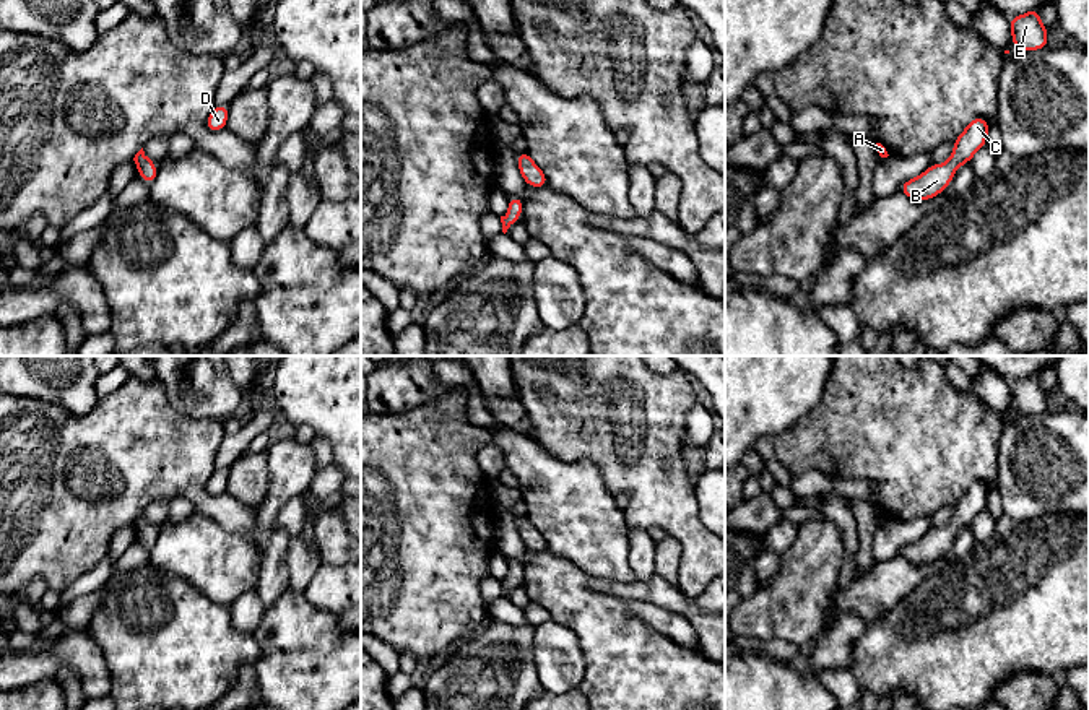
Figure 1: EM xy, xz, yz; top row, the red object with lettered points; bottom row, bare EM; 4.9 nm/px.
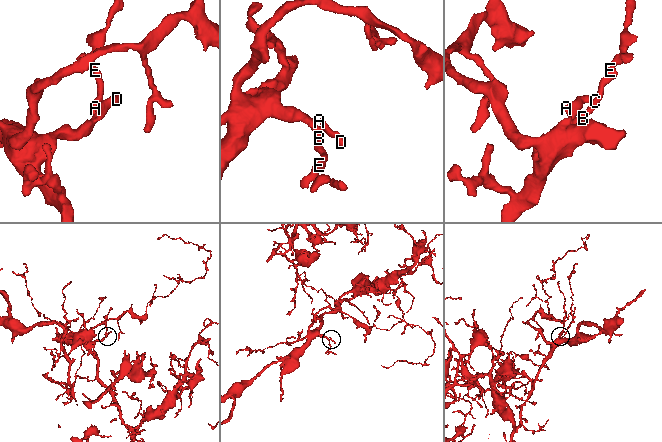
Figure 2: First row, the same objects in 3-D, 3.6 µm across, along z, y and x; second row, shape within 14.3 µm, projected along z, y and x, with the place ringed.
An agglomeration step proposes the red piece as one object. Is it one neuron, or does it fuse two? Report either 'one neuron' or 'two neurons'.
one neuron

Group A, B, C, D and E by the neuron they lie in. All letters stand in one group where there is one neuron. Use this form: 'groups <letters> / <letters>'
groups A B C D E

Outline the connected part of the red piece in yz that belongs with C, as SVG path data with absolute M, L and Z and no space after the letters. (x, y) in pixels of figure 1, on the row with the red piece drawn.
M975 117L956 138L954 149L946 164L931 164L922 175L904 182L900 193L913 200L931 200L941 193L952 180L959 166L970 162L972 156L985 146L990 123L983 117Z

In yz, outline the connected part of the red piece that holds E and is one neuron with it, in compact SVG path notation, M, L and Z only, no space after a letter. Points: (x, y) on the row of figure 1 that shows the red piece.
M1037 6L1026 15L1009 18L1013 44L1017 50L1040 50L1048 45L1047 28Z

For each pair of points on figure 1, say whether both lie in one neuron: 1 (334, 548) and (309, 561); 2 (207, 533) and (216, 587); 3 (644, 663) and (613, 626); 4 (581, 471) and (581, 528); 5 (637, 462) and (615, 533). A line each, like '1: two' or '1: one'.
1: two
2: one
3: one
4: one
5: two

